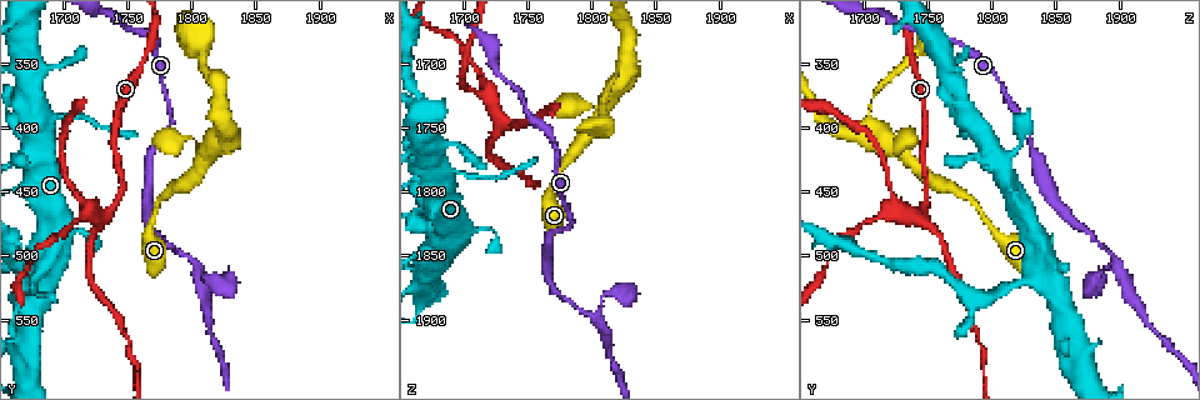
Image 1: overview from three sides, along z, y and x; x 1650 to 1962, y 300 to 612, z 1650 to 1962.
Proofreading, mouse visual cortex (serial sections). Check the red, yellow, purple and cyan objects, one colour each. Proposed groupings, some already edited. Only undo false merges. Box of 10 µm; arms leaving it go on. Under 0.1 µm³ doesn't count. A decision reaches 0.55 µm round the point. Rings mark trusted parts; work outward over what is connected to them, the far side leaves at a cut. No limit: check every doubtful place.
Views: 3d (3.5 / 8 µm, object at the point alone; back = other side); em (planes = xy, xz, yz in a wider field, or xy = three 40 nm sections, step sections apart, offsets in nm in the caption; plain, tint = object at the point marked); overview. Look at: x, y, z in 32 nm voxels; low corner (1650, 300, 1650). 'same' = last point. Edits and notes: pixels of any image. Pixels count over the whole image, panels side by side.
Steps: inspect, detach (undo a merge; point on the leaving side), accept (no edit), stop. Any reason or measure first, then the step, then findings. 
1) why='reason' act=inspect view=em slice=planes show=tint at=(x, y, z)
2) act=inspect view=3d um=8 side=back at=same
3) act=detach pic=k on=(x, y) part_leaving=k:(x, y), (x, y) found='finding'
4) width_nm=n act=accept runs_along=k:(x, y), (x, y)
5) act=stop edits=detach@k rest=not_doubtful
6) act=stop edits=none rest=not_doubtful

why='branch point' act=inspect view=3d um=3.5 at=(1802, 510, 1900)

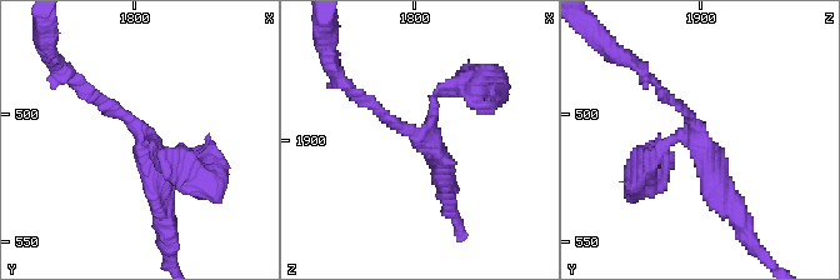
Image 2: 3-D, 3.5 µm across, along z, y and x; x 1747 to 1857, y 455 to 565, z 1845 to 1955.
act=accept runs_along=2:(83, 88), (144, 134), (163, 203) found='one cell here'

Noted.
why='branch point' act=inspect view=3d um=3.5 at=(1734, 470, 1748)

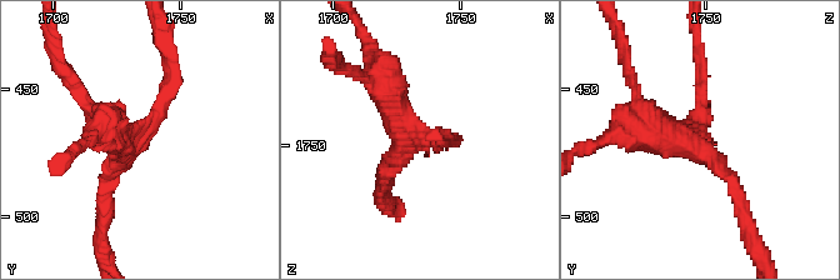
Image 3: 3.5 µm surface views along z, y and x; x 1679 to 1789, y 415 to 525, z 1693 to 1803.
arms=3 arm_widths_nm=150,200,400 act=inspect view=em slice=xy step=2 show=tint at=(1732, 471, 1749)

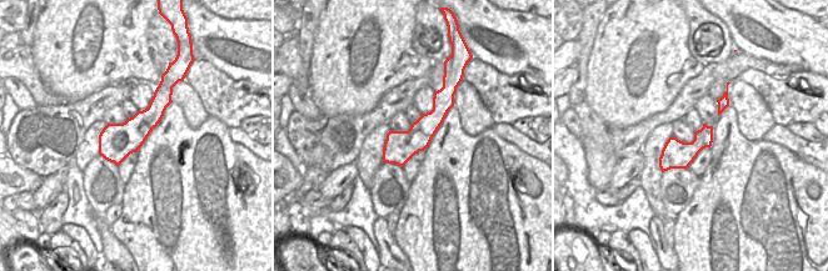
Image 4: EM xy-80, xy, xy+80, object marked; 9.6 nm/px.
act=accept runs_along=4:(444, 94), (439, 113), (385, 159) found='all the same cell'

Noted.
why='branch point' act=inspect view=3d um=3.5 at=(1720, 462, 1726)

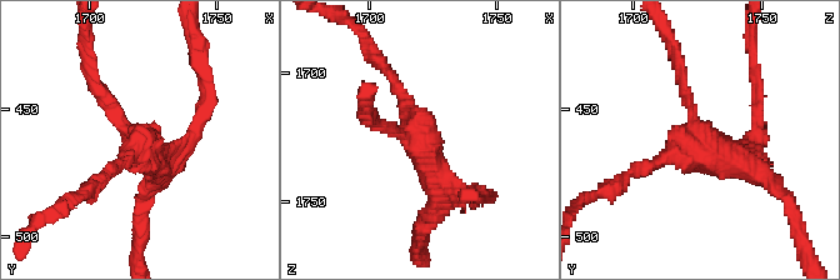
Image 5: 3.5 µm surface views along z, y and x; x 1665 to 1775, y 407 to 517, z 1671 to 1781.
arms=3 arm_widths_nm=150,150,250 why='need the tissue' act=inspect view=em slice=xy step=5 show=tint at=(1719, 463, 1728)

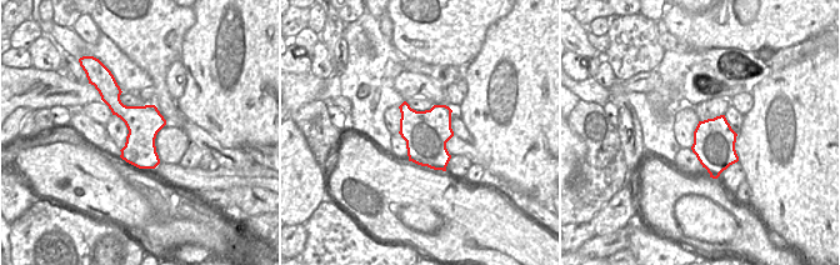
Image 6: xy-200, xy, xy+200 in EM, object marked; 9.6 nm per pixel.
act=inspect view=em slice=xy step=3 show=tint at=same

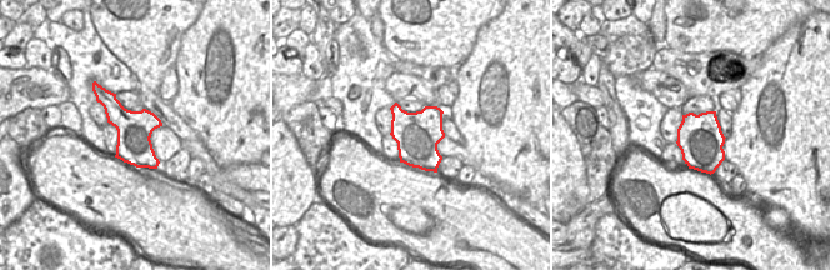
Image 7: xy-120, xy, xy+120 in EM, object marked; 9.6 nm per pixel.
act=accept runs_along=5:(181, 153), (154, 160), (93, 76) found='one cell here'

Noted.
act=stop edits=none rest=not_doubtful

